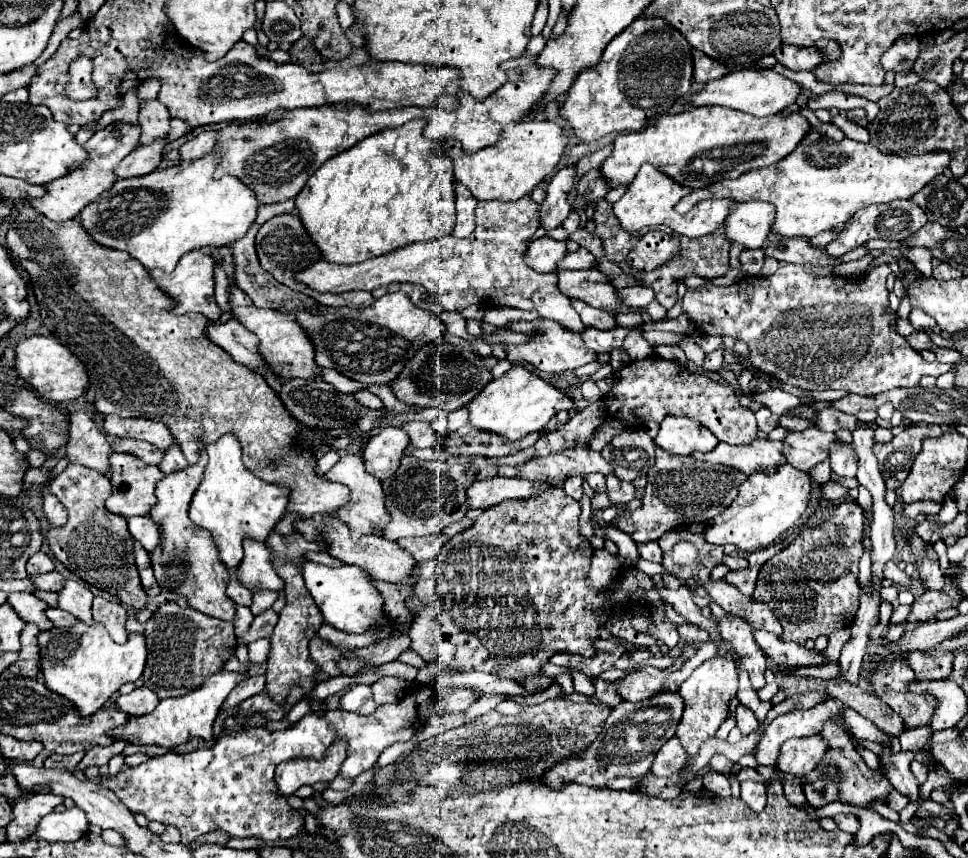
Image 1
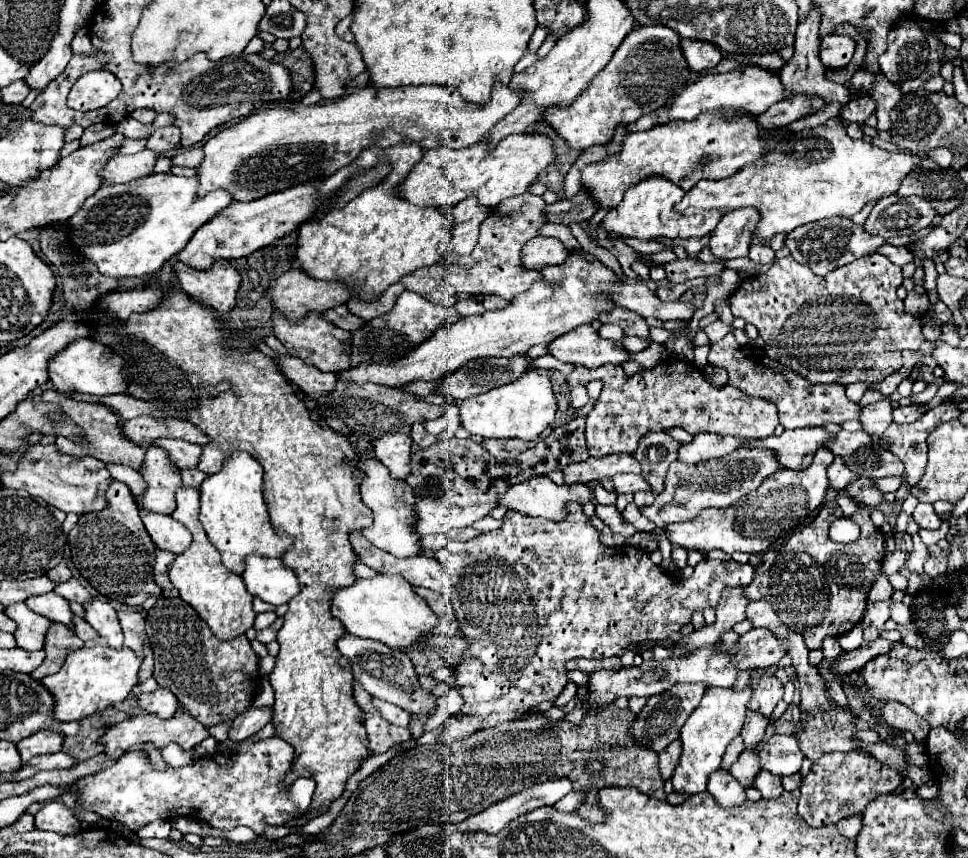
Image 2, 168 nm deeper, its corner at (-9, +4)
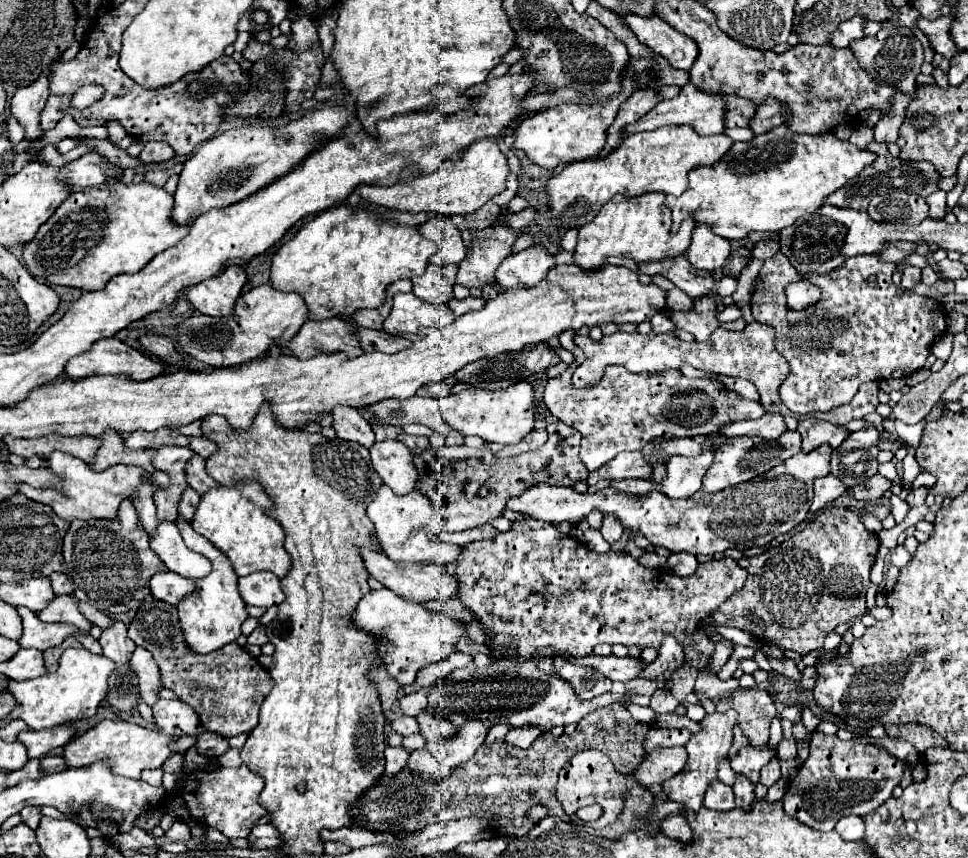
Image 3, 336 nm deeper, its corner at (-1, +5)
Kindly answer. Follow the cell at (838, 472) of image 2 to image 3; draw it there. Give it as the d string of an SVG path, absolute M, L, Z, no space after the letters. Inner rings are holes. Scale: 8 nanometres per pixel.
M829 473L829 475L815 481L813 491L815 491L815 495L813 495L811 511L809 511L811 515L817 513L819 509L823 509L825 505L829 505L831 501L835 501L839 495L843 495L847 491L847 485L839 477L835 477L833 473Z

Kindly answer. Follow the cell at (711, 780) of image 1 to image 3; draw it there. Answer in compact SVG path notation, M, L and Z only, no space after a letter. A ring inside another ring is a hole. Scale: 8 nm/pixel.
M715 779L709 789L705 791L705 801L703 805L707 809L715 809L715 811L729 811L735 807L735 797L729 785L725 785L721 779Z

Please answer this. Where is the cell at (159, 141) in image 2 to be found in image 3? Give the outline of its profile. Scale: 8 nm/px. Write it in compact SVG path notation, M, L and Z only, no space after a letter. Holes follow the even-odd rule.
M145 141L145 147L139 155L141 163L161 163L175 157L175 151L171 145L165 145L165 141Z

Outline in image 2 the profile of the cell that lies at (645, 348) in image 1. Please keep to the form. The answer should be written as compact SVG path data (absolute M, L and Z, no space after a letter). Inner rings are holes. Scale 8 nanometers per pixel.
M617 306L613 310L613 314L601 314L599 320L603 324L607 324L611 318L613 318L613 324L623 328L625 336L641 336L641 338L649 336L649 326L645 324L645 318L641 318L639 314L635 314L631 310L625 310L625 308Z

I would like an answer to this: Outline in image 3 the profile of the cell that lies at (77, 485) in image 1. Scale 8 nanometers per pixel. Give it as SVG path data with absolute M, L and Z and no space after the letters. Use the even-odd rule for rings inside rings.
M123 499L115 519L75 519L65 535L65 563L75 585L99 605L111 607L131 599L143 601L149 595L149 579L157 569L165 569L163 561L149 549L149 535L137 521L135 507Z

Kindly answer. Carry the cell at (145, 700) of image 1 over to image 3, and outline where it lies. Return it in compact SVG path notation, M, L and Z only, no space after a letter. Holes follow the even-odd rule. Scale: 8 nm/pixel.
M157 699L151 709L155 725L167 735L181 737L201 733L201 725L197 725L197 713L193 713L193 709L179 699Z

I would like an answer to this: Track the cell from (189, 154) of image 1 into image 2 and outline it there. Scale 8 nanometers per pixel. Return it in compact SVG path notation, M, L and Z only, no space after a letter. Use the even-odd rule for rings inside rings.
M187 148L181 154L177 154L173 158L173 166L189 166L189 168L197 168L201 164L203 150L201 148Z

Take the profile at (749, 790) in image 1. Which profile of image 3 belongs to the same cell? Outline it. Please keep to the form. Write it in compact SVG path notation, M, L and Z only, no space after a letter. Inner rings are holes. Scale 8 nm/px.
M771 761L765 769L761 769L761 777L759 783L765 787L771 787L775 781L779 781L781 777L781 769L779 769L779 761Z

